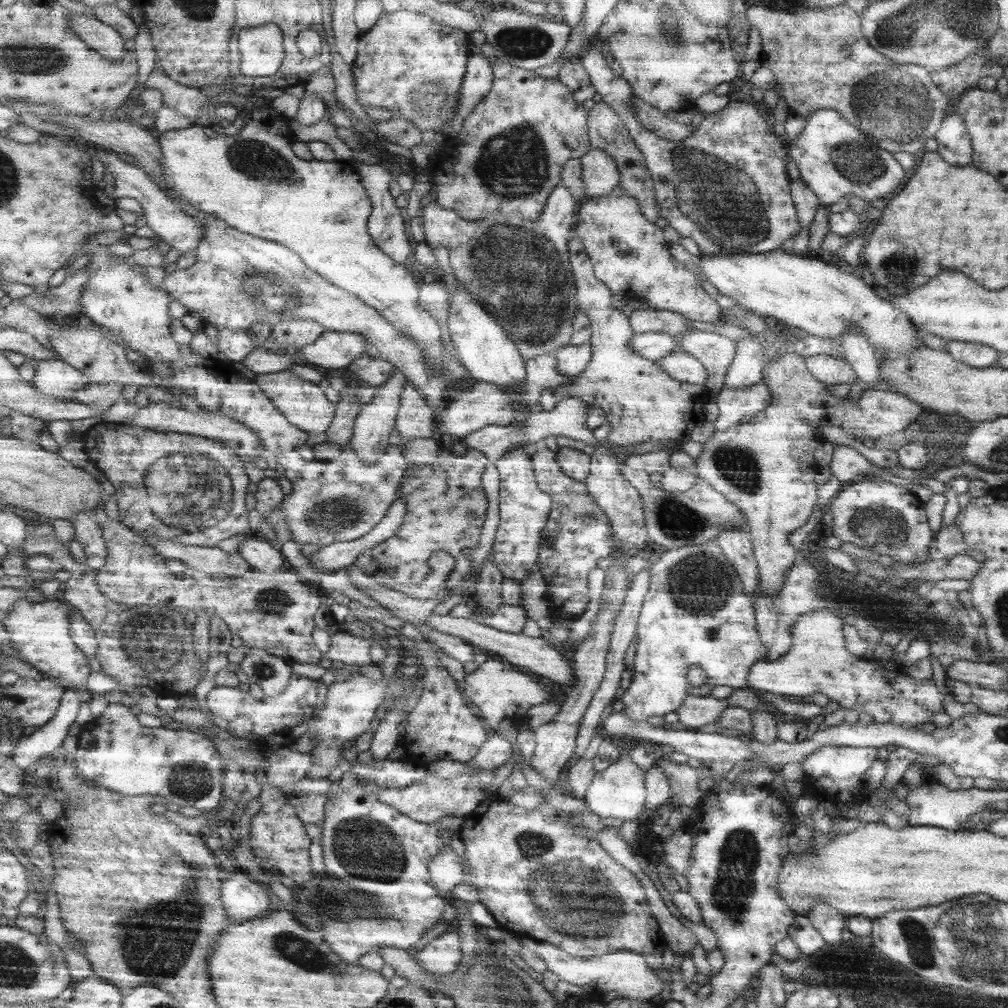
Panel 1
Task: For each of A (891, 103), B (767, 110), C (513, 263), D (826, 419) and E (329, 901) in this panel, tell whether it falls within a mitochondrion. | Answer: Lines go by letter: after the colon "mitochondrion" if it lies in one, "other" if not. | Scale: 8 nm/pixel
A: mitochondrion
B: other
C: mitochondrion
D: other
E: other

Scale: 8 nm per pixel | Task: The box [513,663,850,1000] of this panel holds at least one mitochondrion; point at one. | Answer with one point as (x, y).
(734, 885)

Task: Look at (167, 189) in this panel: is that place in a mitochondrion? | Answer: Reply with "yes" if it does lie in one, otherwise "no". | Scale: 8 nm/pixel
no

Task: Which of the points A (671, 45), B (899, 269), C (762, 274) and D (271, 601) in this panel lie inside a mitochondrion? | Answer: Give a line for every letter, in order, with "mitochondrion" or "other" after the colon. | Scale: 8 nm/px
A: mitochondrion
B: mitochondrion
C: other
D: mitochondrion

